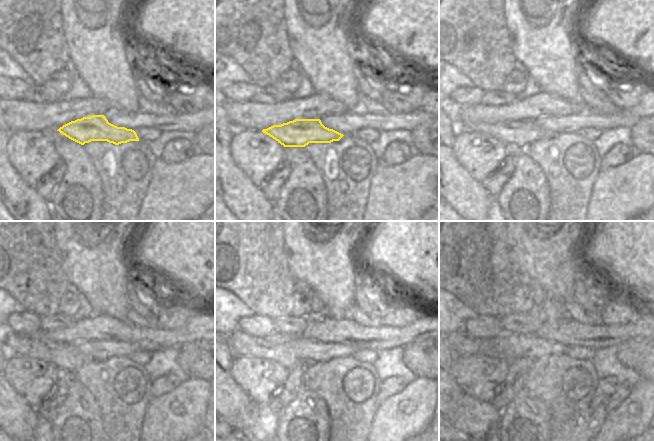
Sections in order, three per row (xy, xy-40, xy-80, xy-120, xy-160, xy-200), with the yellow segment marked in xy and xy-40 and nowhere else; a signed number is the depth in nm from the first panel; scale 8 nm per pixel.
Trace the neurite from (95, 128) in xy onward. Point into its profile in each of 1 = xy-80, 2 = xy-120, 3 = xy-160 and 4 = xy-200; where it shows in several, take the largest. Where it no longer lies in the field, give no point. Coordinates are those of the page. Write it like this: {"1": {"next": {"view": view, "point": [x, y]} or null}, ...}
{"1": {"next": {"view": "xy-80", "point": [517, 135]}}, "2": {"next": {"view": "xy-120", "point": [66, 357]}}, "3": {"next": {"view": "xy-160", "point": [274, 348]}}, "4": {"next": {"view": "xy-200", "point": [462, 345]}}}

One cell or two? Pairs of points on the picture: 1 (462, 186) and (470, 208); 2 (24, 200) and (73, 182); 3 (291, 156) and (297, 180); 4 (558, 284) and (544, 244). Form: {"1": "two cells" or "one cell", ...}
{"1": "one cell", "2": "two cells", "3": "one cell", "4": "one cell"}

